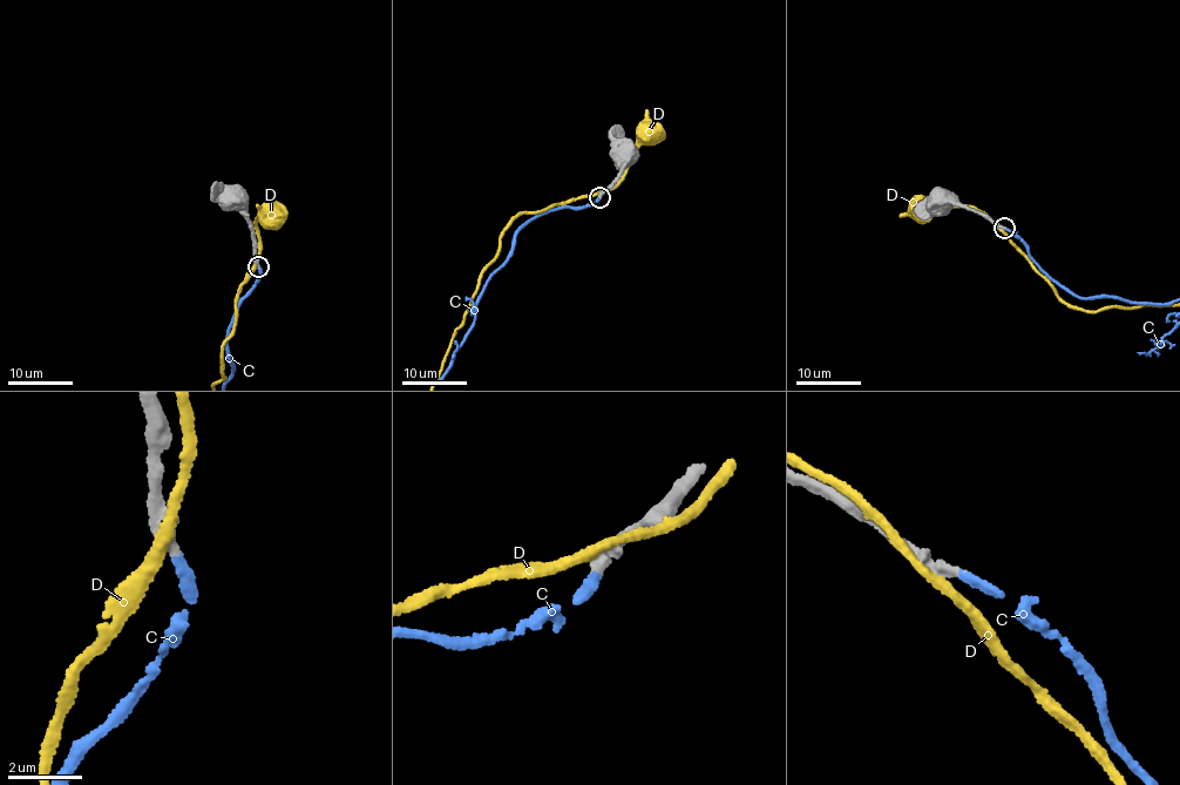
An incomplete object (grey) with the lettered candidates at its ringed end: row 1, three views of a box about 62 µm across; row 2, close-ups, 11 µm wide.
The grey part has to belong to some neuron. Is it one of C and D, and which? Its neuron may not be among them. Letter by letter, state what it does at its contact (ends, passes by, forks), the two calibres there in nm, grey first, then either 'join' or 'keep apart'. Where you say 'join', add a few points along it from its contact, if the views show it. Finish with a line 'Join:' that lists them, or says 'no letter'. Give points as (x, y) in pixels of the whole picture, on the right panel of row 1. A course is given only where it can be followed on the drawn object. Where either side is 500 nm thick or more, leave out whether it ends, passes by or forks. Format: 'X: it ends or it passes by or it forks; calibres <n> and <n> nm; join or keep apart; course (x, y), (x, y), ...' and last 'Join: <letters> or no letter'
C: it ends; calibres 280 and 240 nm; join
D: it passes by; calibres 400 and 300 nm; keep apart
Join: C

